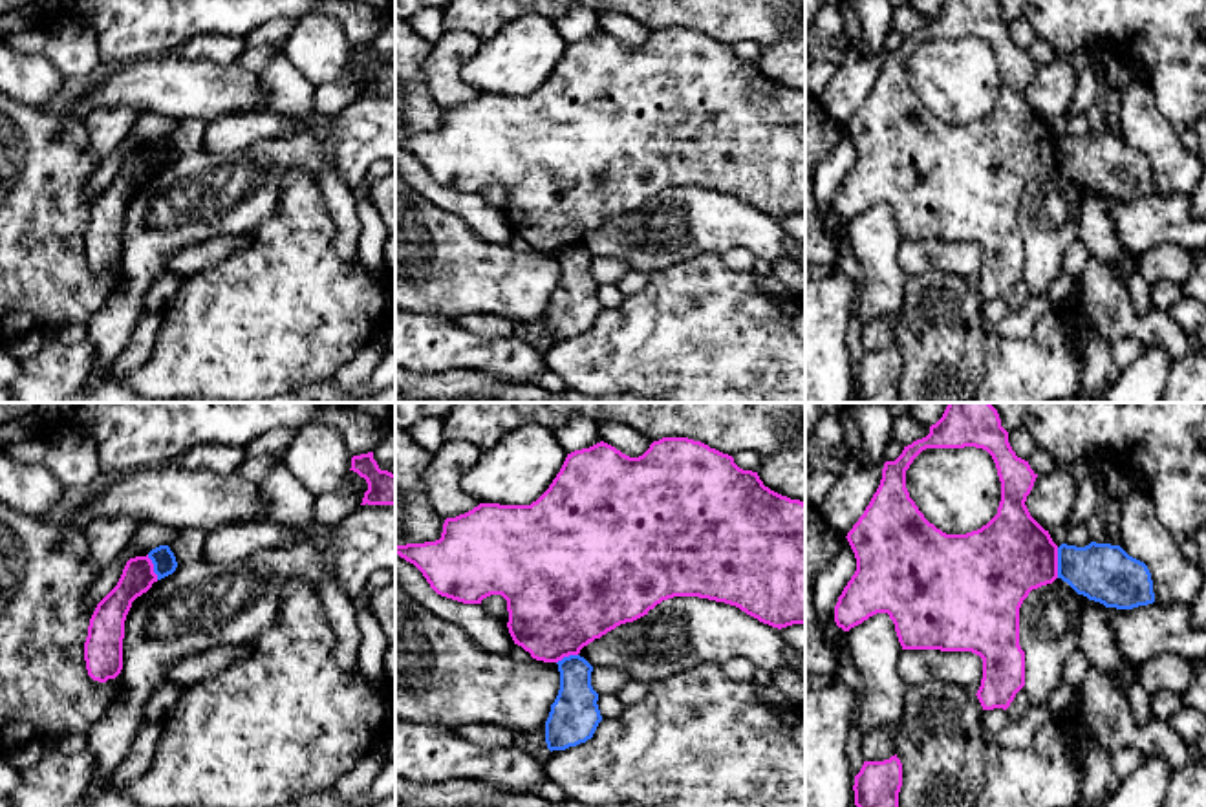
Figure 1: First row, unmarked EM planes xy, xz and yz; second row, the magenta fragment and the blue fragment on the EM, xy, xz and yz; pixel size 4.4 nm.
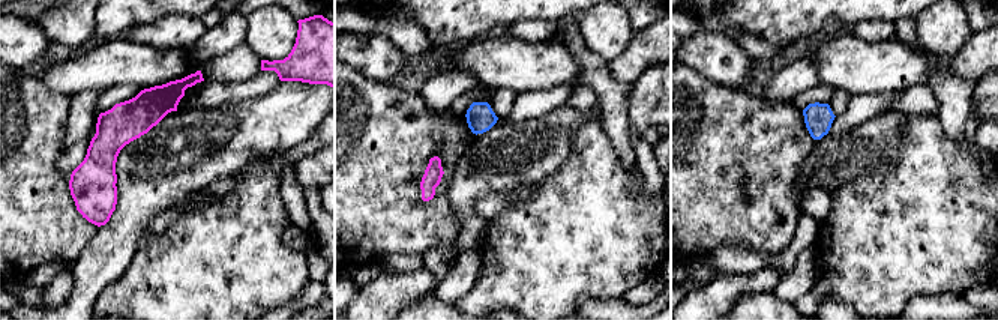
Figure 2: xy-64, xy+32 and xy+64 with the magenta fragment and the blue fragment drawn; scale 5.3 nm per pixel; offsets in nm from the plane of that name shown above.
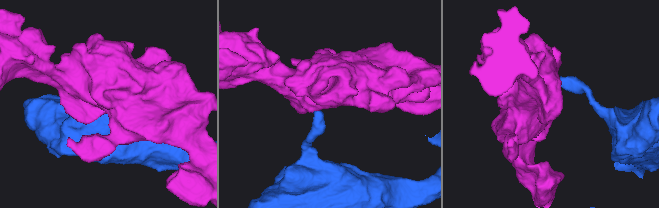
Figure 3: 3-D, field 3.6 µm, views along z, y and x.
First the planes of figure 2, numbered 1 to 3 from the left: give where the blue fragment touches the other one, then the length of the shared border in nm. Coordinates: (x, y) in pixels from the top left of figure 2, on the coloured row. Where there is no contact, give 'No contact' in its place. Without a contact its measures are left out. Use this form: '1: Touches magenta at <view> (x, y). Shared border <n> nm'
1: No contact
2: No contact
3: No contact

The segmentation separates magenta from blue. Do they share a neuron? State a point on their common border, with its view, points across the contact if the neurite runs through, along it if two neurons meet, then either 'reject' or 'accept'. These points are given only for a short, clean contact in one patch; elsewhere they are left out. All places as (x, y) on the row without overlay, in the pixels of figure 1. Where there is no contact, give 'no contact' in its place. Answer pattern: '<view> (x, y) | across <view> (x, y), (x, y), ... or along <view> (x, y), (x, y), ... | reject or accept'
yz (1056, 152) | along yz (1056, 138), (1058, 167) | reject

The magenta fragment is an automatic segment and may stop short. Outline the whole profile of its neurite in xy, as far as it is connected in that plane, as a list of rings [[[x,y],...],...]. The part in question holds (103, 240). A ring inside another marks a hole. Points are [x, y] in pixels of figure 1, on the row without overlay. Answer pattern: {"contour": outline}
{"contour": [[[146,146],[130,148],[117,176],[97,194],[84,232],[84,251],[93,271],[106,273],[123,260],[124,210],[132,192],[157,172]]]}

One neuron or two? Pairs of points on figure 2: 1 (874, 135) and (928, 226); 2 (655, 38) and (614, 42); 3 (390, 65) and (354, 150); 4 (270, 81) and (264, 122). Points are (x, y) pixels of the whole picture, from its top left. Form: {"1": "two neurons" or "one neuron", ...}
{"1": "two neurons", "2": "two neurons", "3": "two neurons", "4": "two neurons"}

